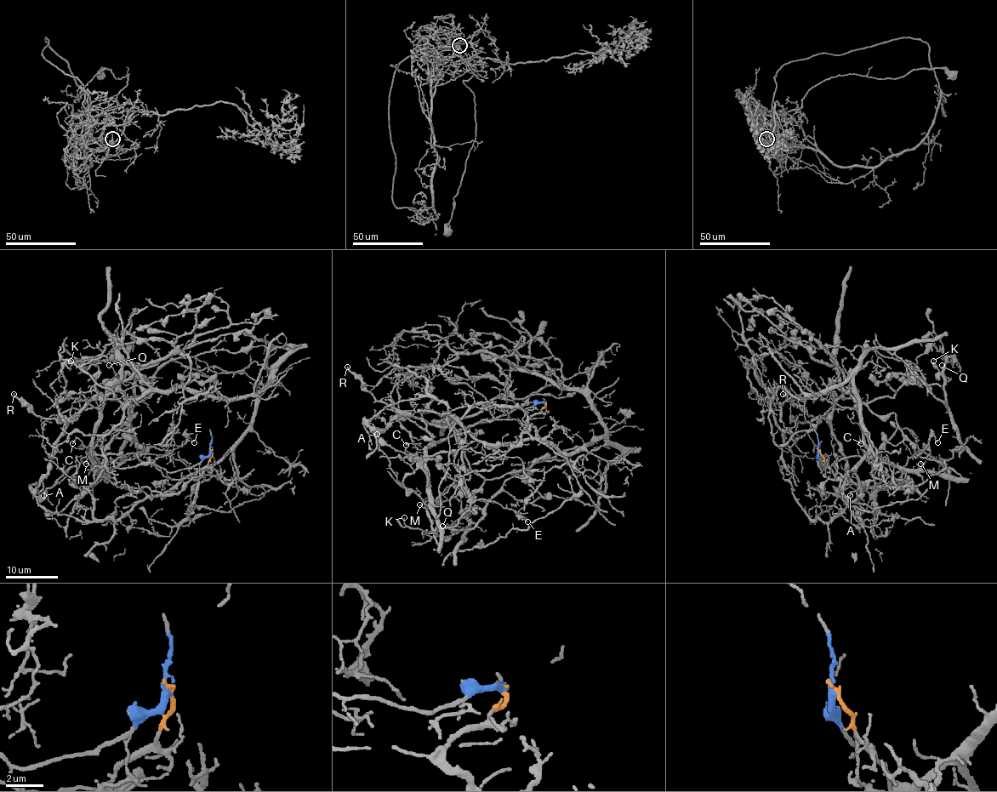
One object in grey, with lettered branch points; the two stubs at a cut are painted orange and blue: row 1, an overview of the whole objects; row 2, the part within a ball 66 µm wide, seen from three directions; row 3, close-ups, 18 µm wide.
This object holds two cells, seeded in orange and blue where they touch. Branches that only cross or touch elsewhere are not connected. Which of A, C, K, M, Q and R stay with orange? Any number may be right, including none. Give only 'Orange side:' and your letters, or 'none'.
Orange side: none

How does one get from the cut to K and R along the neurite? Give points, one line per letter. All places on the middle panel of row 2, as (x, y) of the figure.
K: (544, 402), (454, 407), (458, 448), (431, 454), (422, 419), (544, 498), (502, 491), (452, 534), (404, 517)
R: (544, 402), (454, 407), (448, 422), (458, 448), (431, 454), (430, 435), (375, 399), (348, 366)

